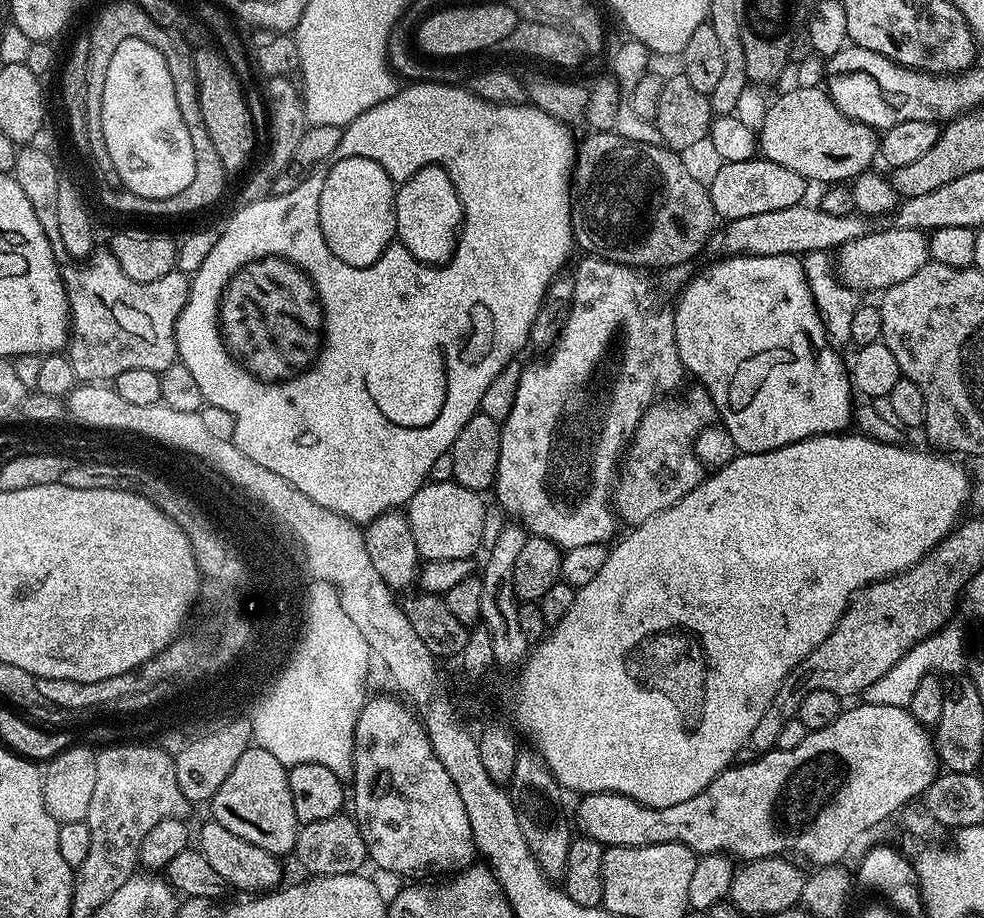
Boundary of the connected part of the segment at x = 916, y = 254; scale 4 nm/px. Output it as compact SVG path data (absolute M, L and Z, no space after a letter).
M885 226L884 229L868 232L862 238L854 238L841 245L834 256L834 268L839 283L857 290L869 288L879 293L885 288L893 288L898 282L918 274L922 266L930 263L928 252L929 237L918 230L902 230Z

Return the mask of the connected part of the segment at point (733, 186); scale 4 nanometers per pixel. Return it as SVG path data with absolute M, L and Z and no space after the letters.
M753 158L746 162L721 163L720 169L712 176L712 184L707 185L708 193L717 217L727 222L734 218L747 218L750 214L766 214L770 210L786 210L801 203L804 191L810 188L809 181L763 158Z

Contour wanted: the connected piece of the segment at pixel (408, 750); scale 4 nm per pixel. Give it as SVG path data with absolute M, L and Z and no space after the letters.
M369 695L364 703L364 709L358 714L356 726L355 748L353 750L354 770L353 778L350 781L350 808L352 804L353 810L351 809L351 811L354 813L356 825L360 828L362 842L366 842L368 860L375 867L382 870L394 870L394 874L398 874L401 878L420 878L423 877L420 876L423 872L448 872L447 874L455 874L463 869L471 868L477 859L478 853L476 843L472 837L472 831L470 830L470 818L466 818L466 806L462 806L462 798L458 795L458 786L454 786L450 774L446 774L446 766L442 766L442 762L434 754L428 731L420 723L417 713L403 699L397 698L395 695L392 696Z

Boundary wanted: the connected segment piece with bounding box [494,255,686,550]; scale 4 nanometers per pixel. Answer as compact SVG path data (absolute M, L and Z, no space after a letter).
M585 255L584 261L576 268L574 279L576 289L572 298L572 309L568 321L564 323L564 331L556 341L552 352L545 360L537 364L523 365L518 394L514 394L514 406L510 406L510 414L502 422L500 429L500 449L498 450L498 468L494 485L495 503L510 517L517 516L519 523L533 536L541 536L554 542L561 550L577 548L578 546L594 546L595 544L607 545L617 535L616 524L618 516L614 511L614 485L618 480L618 469L622 464L622 457L636 432L640 420L647 412L648 407L657 403L661 398L667 397L683 380L686 380L684 363L678 354L678 342L674 338L673 309L668 308L660 301L658 293L652 289L652 284L647 280L645 273L638 268L631 268L618 262L603 260L597 256Z

